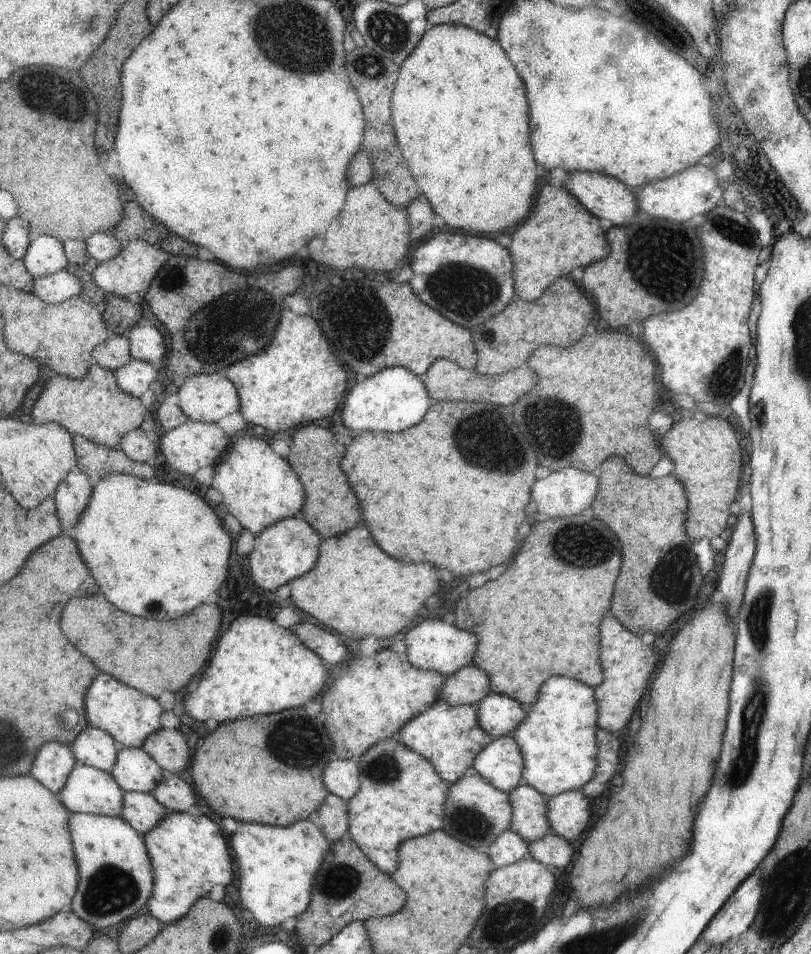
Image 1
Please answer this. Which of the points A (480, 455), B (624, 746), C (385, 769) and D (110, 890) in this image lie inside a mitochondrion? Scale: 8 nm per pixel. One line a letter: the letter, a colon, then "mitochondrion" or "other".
A: mitochondrion
B: other
C: mitochondrion
D: mitochondrion

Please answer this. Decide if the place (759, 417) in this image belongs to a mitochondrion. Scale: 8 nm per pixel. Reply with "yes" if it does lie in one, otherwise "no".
no

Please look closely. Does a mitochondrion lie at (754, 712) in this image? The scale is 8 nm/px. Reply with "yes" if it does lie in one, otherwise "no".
yes

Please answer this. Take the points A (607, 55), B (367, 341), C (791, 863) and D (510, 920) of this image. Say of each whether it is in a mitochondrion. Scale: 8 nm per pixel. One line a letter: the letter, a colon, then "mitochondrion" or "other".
A: mitochondrion
B: mitochondrion
C: mitochondrion
D: mitochondrion

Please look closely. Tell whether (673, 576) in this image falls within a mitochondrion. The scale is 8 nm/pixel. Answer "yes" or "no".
yes

